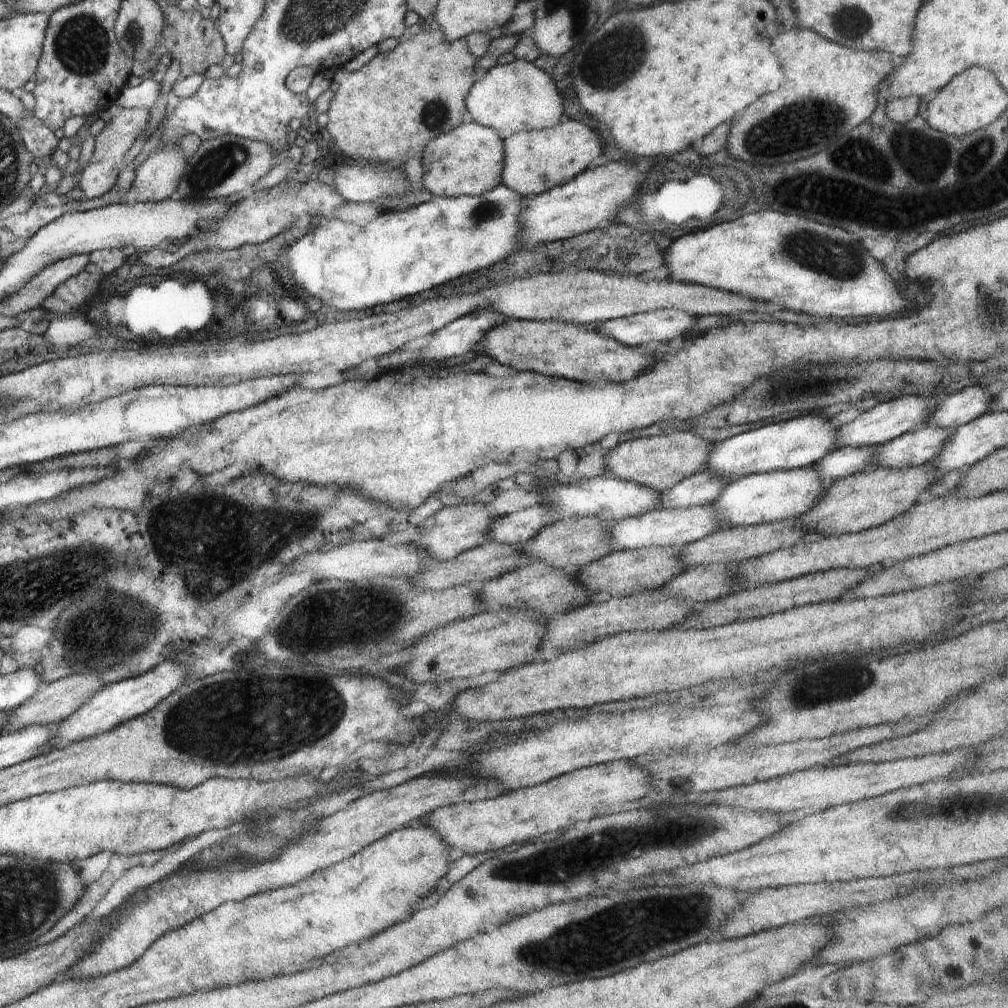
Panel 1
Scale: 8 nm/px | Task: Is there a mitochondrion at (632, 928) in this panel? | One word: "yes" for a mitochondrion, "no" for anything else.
yes

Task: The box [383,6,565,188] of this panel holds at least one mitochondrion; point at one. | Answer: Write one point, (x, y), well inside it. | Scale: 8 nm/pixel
(435, 115)

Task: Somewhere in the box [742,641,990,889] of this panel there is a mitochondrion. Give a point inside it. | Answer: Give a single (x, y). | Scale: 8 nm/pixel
(830, 685)

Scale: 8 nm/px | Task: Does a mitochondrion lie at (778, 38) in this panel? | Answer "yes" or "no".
no

